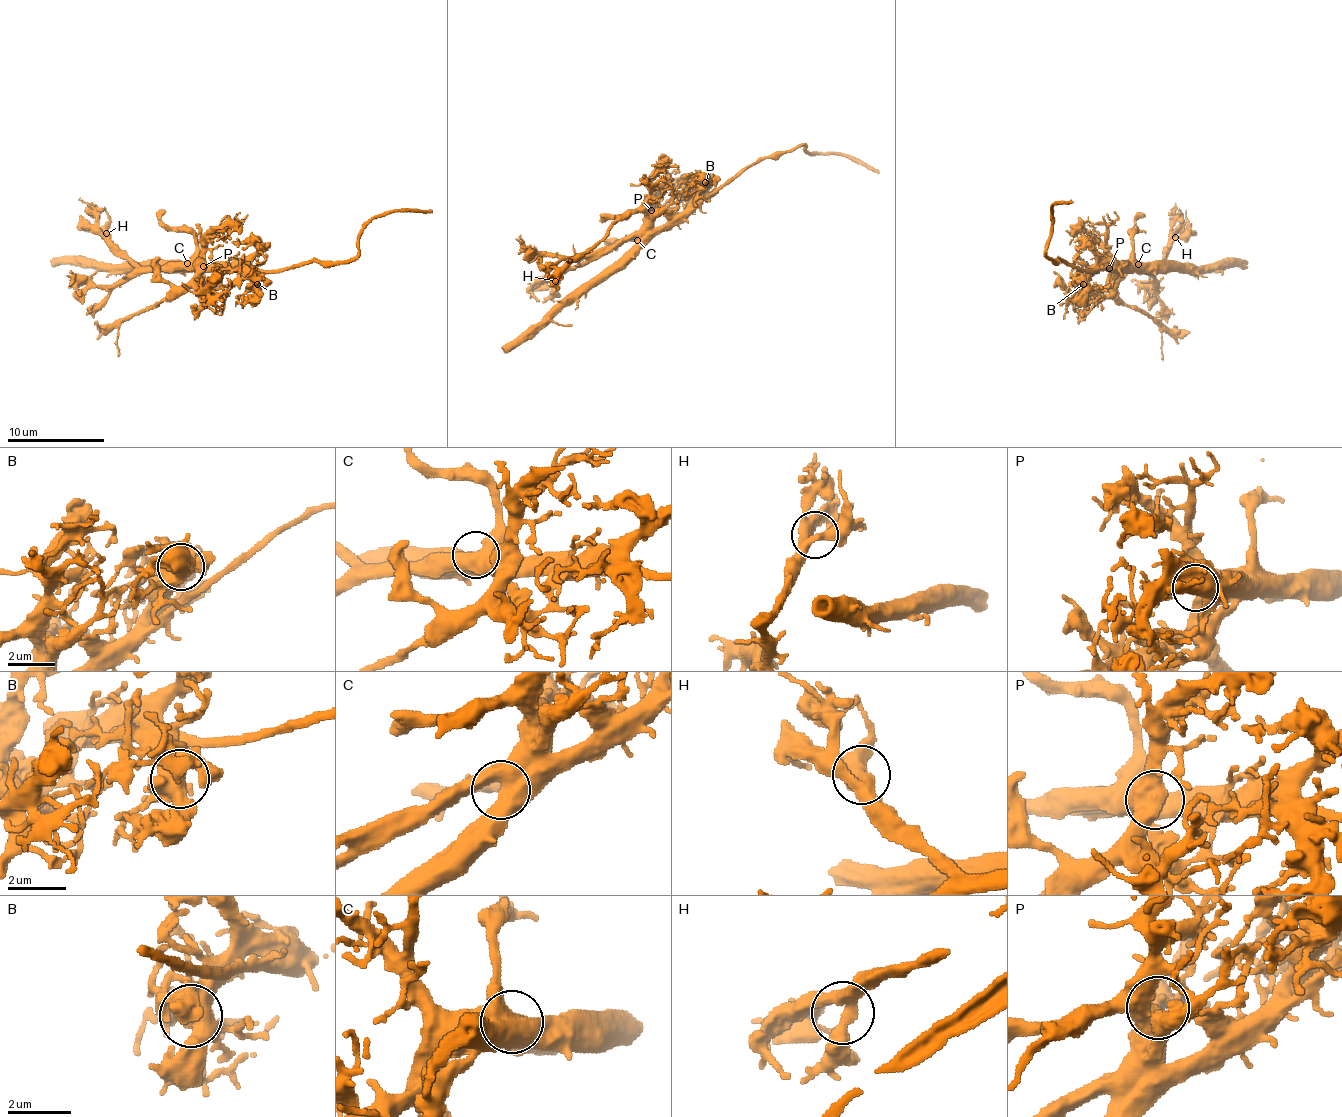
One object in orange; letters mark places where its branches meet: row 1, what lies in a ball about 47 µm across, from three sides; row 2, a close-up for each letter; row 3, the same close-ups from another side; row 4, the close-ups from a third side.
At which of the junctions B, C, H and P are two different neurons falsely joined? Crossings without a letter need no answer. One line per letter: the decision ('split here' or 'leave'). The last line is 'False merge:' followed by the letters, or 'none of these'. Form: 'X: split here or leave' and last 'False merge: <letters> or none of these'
B: leave
C: leave
H: leave
P: leave
False merge: none of these

